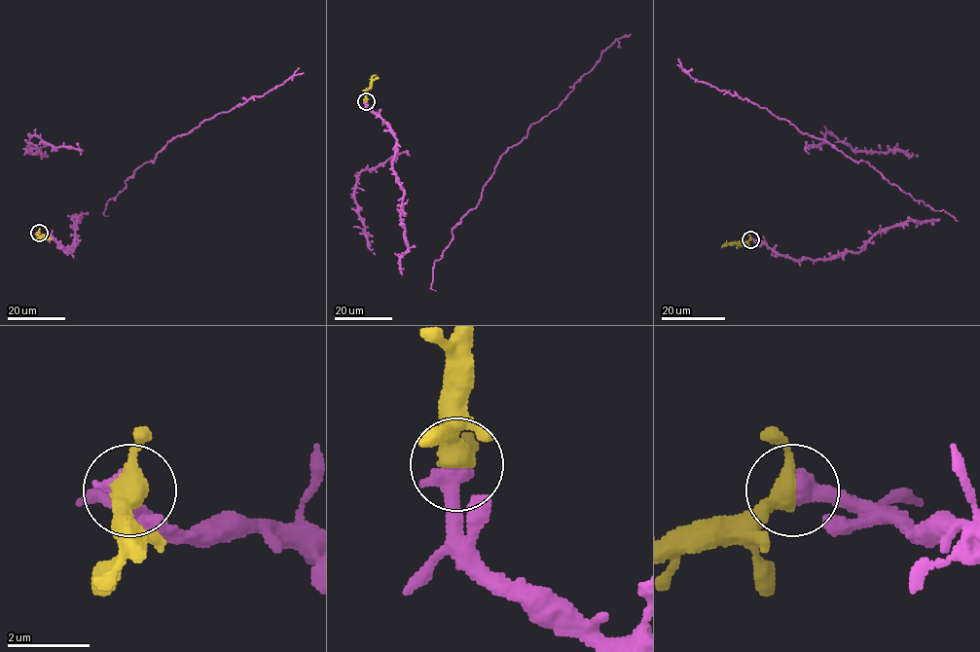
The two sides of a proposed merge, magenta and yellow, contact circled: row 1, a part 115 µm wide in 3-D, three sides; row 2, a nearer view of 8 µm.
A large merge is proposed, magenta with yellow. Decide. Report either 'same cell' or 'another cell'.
same cell

